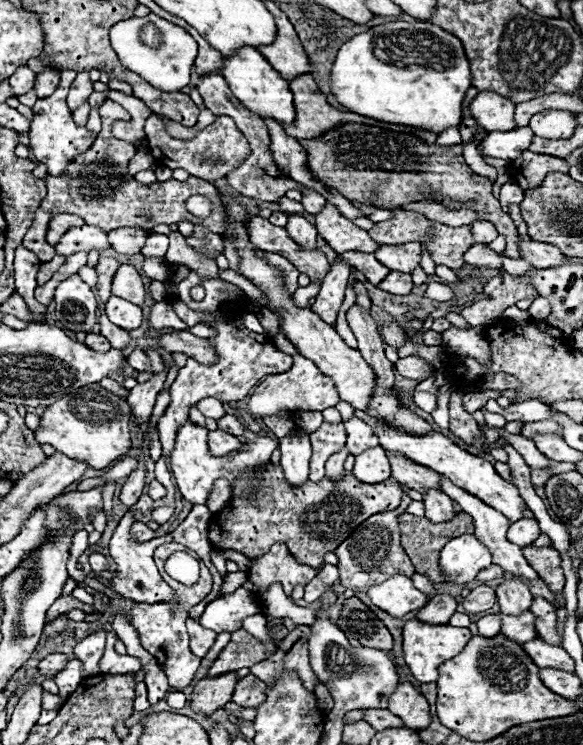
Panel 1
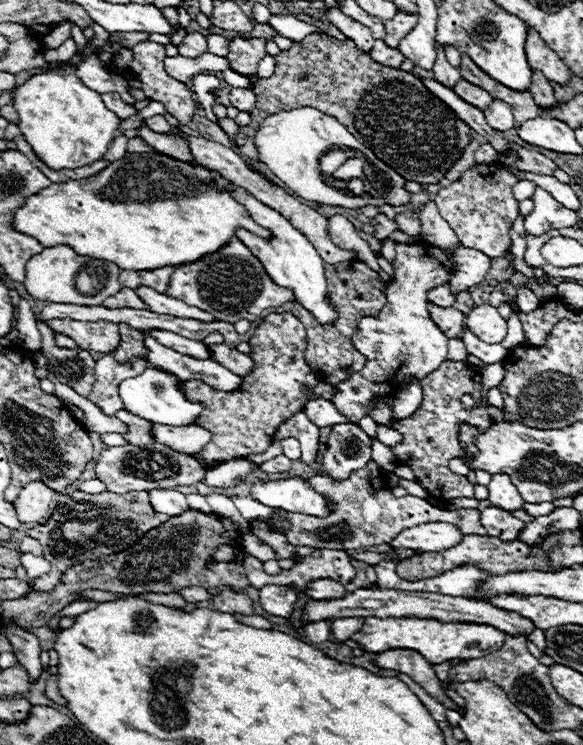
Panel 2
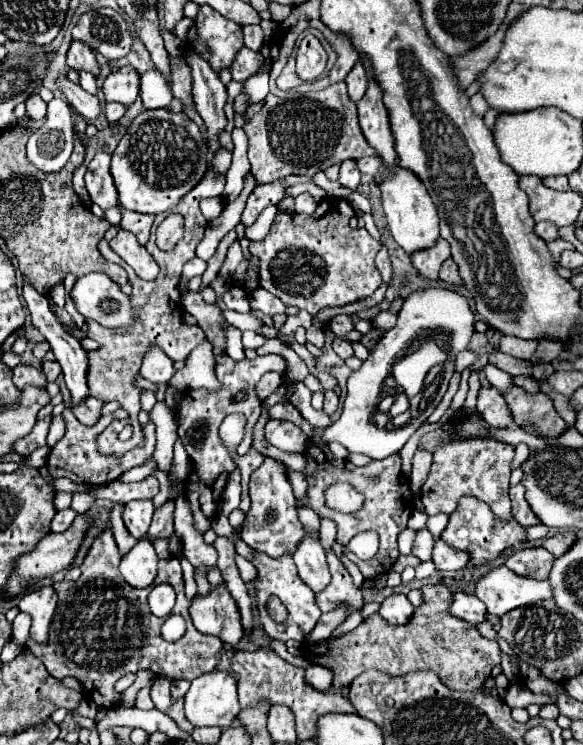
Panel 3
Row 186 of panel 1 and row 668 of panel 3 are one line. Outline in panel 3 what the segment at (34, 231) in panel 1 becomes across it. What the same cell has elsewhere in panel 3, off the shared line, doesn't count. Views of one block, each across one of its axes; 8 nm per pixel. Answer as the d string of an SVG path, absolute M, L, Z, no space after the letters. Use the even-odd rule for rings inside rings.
M106 530L92 544L84 560L80 580L54 584L57 594L60 594L60 600L50 624L48 644L38 644L32 638L28 638L26 642L26 648L44 662L46 670L54 678L62 680L66 676L74 676L82 684L86 698L92 700L98 708L122 706L120 694L114 692L114 684L124 674L150 670L156 676L164 676L172 682L194 680L196 676L214 670L224 652L222 642L216 636L200 634L194 628L190 620L192 602L184 594L182 568L176 558L158 562L158 576L154 580L154 586L170 584L176 592L176 606L172 614L180 614L188 624L188 632L180 642L166 642L160 636L160 626L164 618L156 618L148 610L146 598L150 594L150 588L136 590L126 584L118 572L118 564L120 554L116 542L112 538L112 532Z

